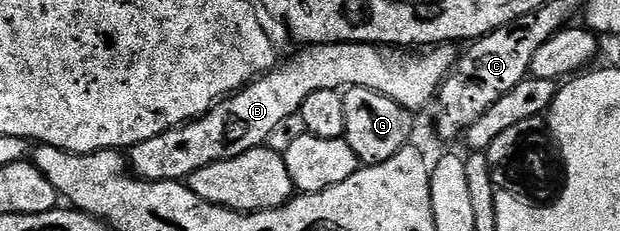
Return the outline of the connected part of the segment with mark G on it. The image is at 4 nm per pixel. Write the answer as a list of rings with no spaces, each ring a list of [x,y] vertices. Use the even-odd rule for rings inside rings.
[[[351,86],[344,91],[347,108],[347,128],[344,139],[351,144],[358,163],[373,165],[391,160],[404,146],[410,145],[414,115],[395,100],[375,92],[371,88]]]

